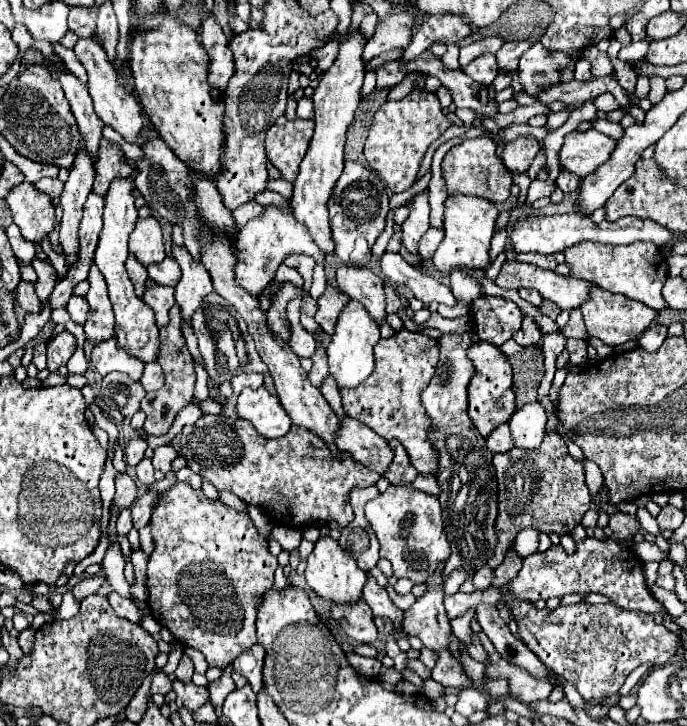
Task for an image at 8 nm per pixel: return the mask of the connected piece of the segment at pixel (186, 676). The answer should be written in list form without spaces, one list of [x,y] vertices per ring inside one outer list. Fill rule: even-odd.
[[[184,654],[182,656],[182,660],[180,660],[180,664],[178,664],[178,668],[176,668],[176,678],[180,680],[180,682],[192,682],[192,674],[194,674],[194,666],[192,666],[192,660]]]

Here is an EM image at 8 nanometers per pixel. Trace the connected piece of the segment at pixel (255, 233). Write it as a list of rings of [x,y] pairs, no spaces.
[[[266,206],[266,212],[254,220],[250,220],[240,232],[238,232],[238,246],[236,246],[236,266],[234,266],[234,278],[240,288],[244,288],[248,294],[258,296],[274,278],[276,268],[282,264],[282,260],[288,254],[306,254],[316,260],[316,264],[324,264],[326,254],[316,248],[314,240],[308,236],[308,230],[296,222],[296,218],[288,212],[280,212],[274,206]]]

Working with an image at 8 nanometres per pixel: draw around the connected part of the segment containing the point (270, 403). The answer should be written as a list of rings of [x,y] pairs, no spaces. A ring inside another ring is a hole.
[[[244,388],[238,396],[236,410],[238,416],[250,420],[256,432],[262,434],[264,438],[282,438],[292,426],[278,398],[264,388]]]

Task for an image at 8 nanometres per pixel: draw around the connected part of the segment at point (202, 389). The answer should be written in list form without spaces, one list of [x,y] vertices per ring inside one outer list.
[[[194,360],[194,370],[196,370],[196,394],[194,394],[194,400],[200,402],[200,400],[208,398],[208,372],[198,360]]]

